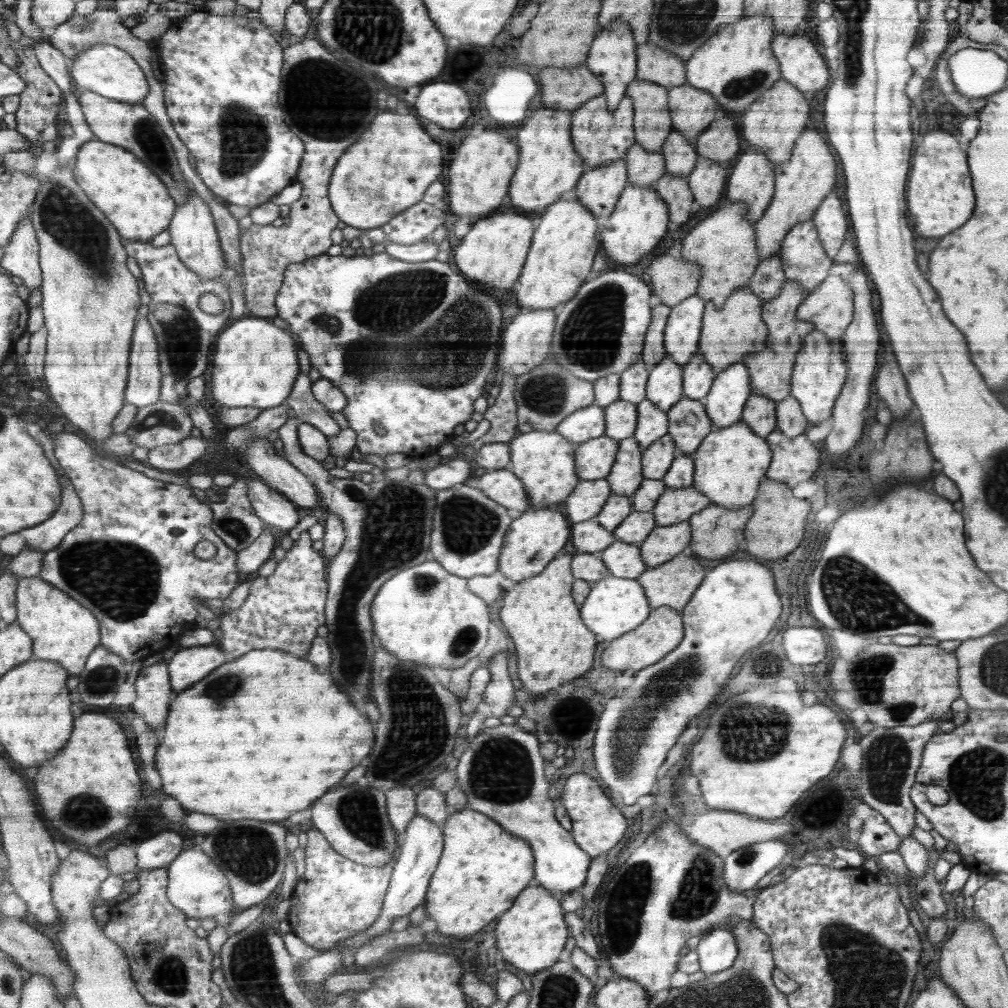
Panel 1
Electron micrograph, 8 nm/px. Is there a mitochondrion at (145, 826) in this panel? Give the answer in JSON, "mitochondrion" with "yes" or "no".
{"mitochondrion":"no"}

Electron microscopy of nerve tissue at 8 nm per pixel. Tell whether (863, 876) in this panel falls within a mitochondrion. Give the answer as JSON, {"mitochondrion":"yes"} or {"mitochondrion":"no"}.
{"mitochondrion":"no"}

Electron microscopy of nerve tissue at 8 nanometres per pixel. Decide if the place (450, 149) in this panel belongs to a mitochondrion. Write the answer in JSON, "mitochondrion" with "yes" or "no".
{"mitochondrion":"no"}

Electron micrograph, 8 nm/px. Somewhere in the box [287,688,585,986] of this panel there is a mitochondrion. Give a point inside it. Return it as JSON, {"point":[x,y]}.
{"point":[501,773]}

